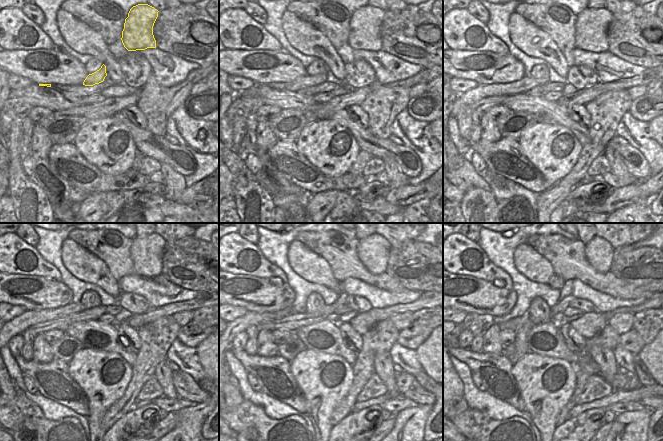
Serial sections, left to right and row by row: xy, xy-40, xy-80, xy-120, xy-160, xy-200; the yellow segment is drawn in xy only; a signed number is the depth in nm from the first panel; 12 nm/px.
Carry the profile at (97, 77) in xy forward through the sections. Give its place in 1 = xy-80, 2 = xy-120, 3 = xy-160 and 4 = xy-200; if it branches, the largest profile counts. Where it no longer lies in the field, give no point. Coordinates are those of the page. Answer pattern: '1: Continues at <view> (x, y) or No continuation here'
1: Continues at xy-80 (526, 83)
2: Continues at xy-120 (18, 325)
3: Continues at xy-160 (239, 325)
4: Continues at xy-200 (463, 385).

